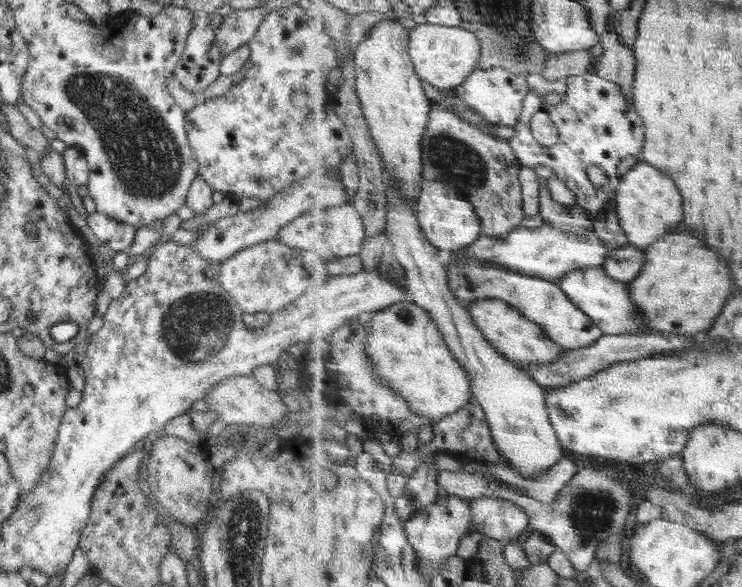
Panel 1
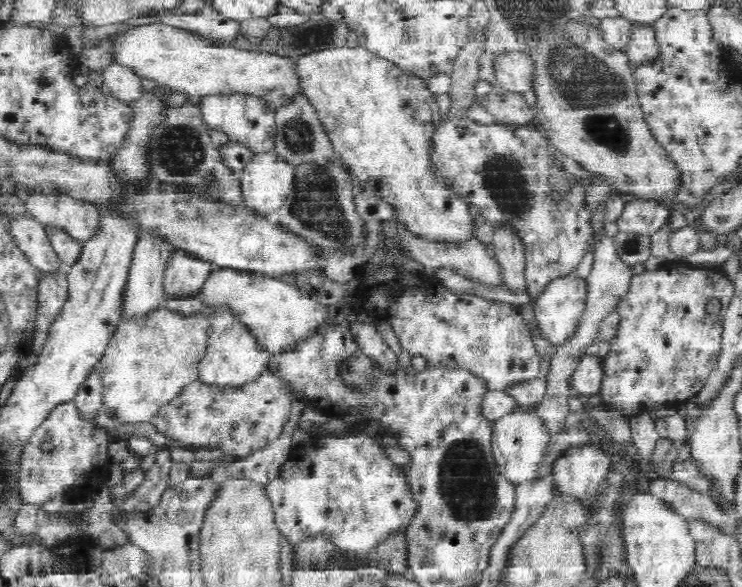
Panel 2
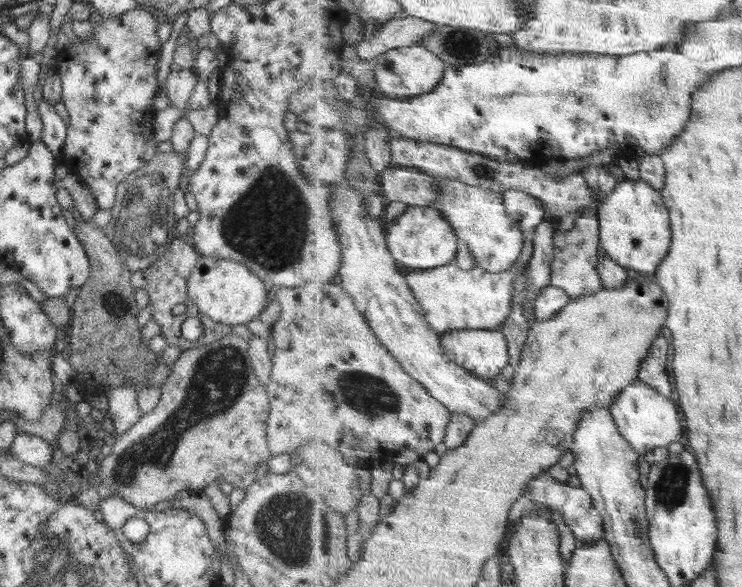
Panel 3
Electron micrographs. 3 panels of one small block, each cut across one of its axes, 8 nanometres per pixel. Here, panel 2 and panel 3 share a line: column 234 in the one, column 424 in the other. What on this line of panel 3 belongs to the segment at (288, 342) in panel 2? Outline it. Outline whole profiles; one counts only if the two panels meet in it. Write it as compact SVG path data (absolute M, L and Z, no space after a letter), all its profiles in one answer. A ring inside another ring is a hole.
M521 260L515 268L493 273L482 267L464 270L455 261L436 269L408 270L407 278L427 312L429 323L438 334L444 335L454 330L500 330L512 314L514 283L526 266L527 260Z

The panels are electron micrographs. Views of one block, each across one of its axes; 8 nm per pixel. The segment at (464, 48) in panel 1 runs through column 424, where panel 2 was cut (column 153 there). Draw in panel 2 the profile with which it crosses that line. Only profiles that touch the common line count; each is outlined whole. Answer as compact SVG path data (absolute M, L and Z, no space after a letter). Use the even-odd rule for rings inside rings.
M161 23L140 25L118 37L119 47L114 61L131 66L136 74L172 86L188 95L239 94L258 97L268 110L276 111L292 105L302 96L298 59L270 51L242 50L233 44L210 42L206 37Z

